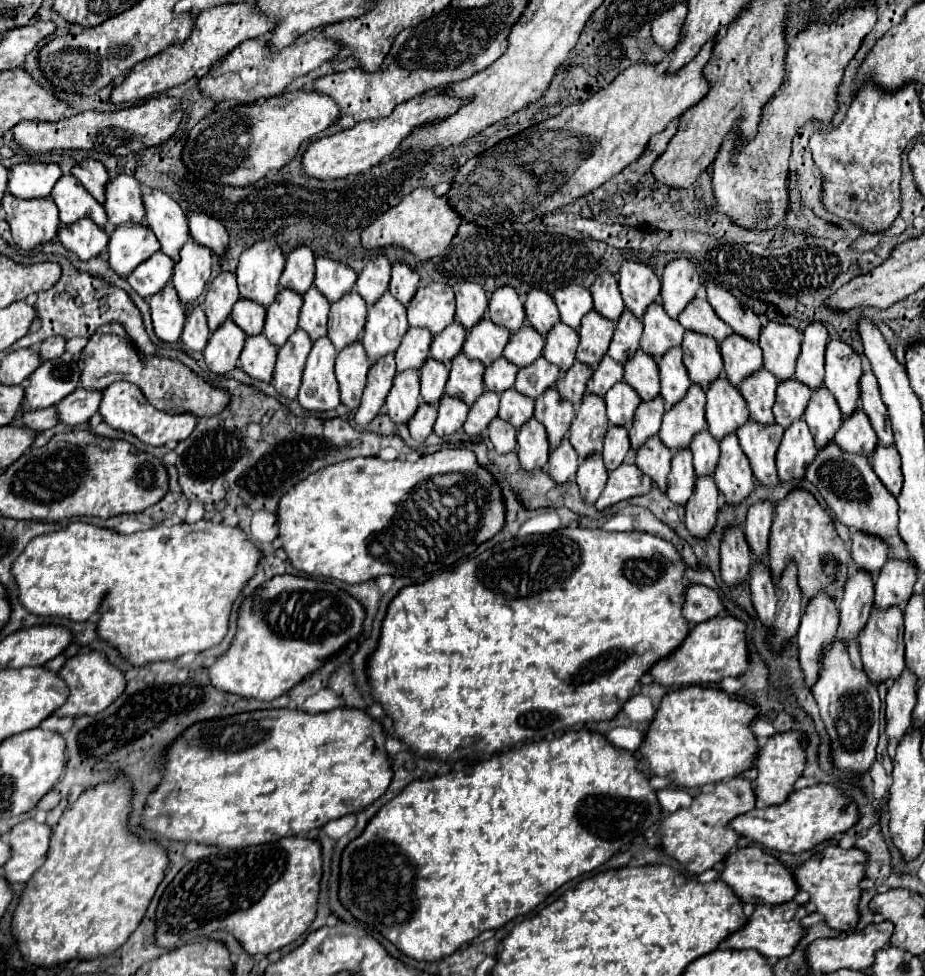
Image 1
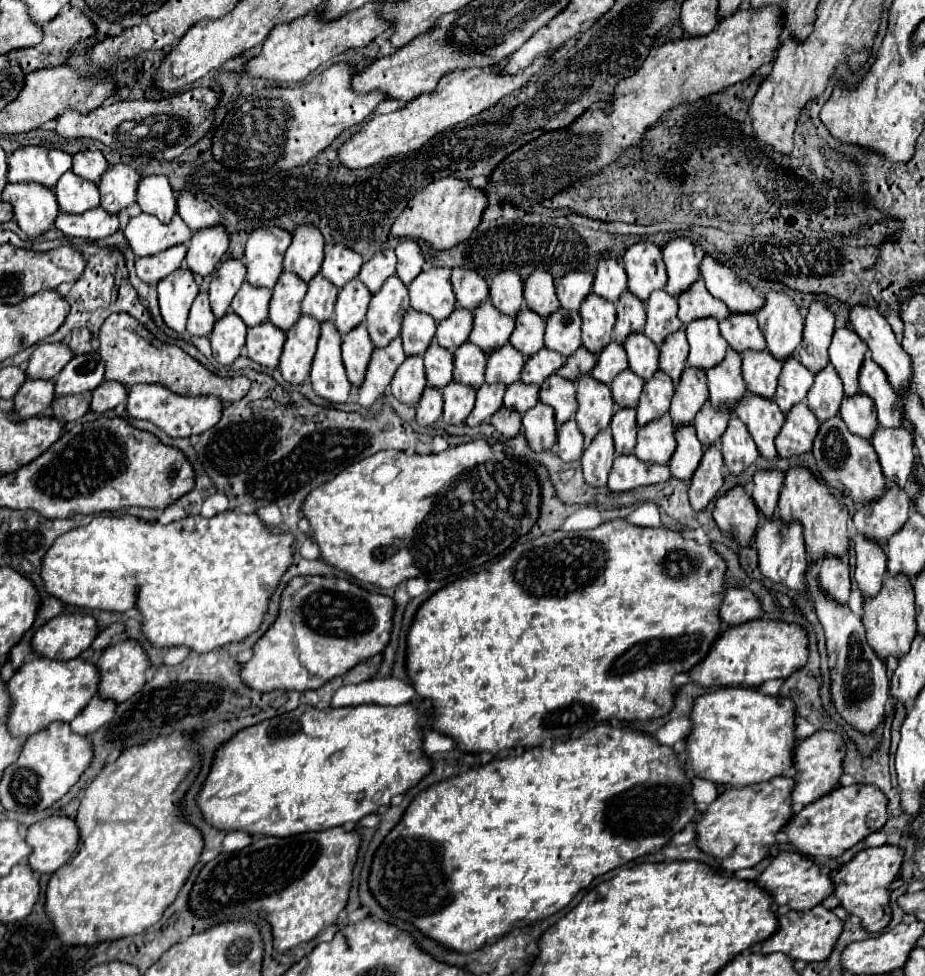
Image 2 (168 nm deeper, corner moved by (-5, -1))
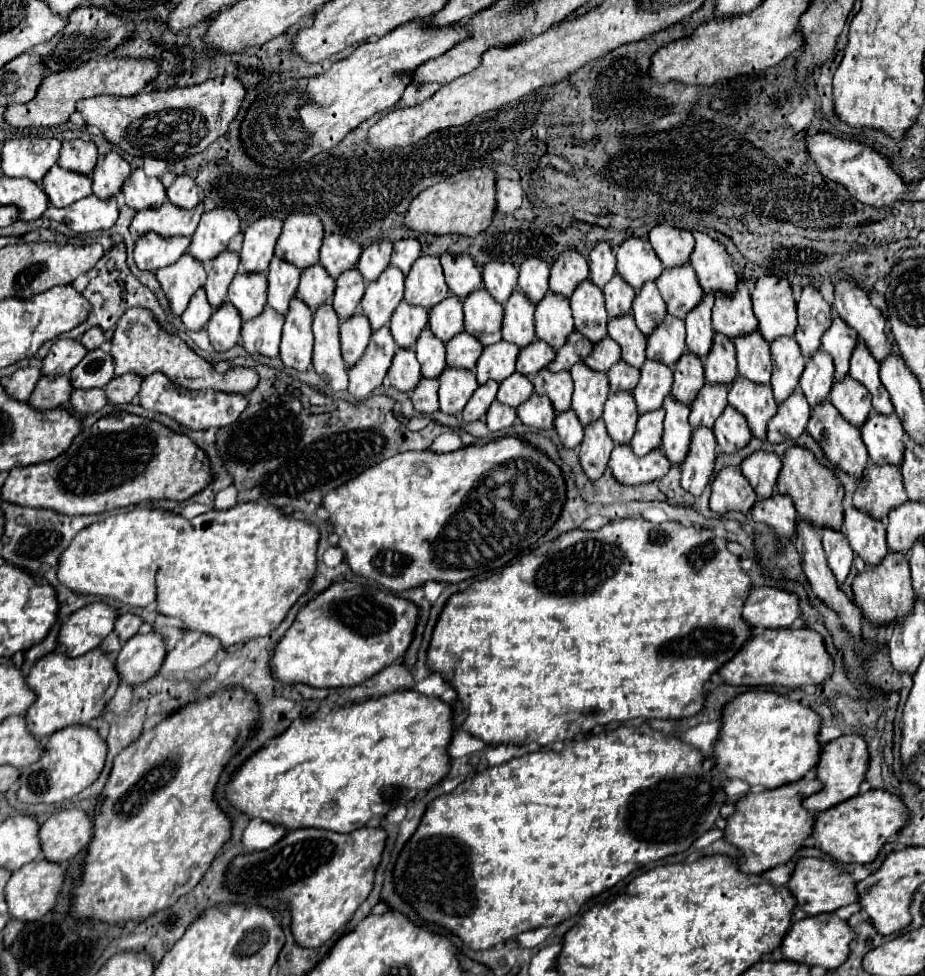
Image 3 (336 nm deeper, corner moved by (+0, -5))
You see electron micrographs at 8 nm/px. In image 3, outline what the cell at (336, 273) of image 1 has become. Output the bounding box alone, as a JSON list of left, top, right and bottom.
[319,235,361,279]

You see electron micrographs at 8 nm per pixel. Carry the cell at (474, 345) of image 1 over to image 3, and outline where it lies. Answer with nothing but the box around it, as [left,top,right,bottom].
[463,287,503,345]

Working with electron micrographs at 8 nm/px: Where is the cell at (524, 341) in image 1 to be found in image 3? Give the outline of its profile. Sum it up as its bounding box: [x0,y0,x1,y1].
[503,291,535,349]

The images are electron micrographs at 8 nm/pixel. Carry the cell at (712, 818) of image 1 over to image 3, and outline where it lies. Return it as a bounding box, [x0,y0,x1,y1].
[725,779,823,875]

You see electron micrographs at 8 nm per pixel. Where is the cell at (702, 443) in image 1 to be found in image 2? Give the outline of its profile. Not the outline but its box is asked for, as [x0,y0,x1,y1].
[694,403,730,449]

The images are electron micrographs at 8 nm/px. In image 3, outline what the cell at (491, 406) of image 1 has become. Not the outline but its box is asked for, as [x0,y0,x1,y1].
[461,381,499,423]

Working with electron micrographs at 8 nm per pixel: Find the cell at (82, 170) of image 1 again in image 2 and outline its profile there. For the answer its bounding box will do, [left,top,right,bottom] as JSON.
[72,151,108,185]

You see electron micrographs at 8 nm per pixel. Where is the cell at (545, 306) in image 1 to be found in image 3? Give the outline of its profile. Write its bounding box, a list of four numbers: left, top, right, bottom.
[519,259,549,303]

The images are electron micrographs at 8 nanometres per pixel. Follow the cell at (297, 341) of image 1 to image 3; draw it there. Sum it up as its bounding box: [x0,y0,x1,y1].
[281,295,313,371]

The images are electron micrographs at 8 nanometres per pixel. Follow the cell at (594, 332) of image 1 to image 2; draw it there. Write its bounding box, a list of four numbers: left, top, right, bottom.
[580,293,616,355]

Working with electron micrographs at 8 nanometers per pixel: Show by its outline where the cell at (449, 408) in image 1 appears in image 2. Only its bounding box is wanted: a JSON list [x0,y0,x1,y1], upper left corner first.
[442,381,476,425]

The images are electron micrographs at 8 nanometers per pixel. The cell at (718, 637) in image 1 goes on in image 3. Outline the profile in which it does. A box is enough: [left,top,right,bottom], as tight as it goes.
[719,629,833,689]

